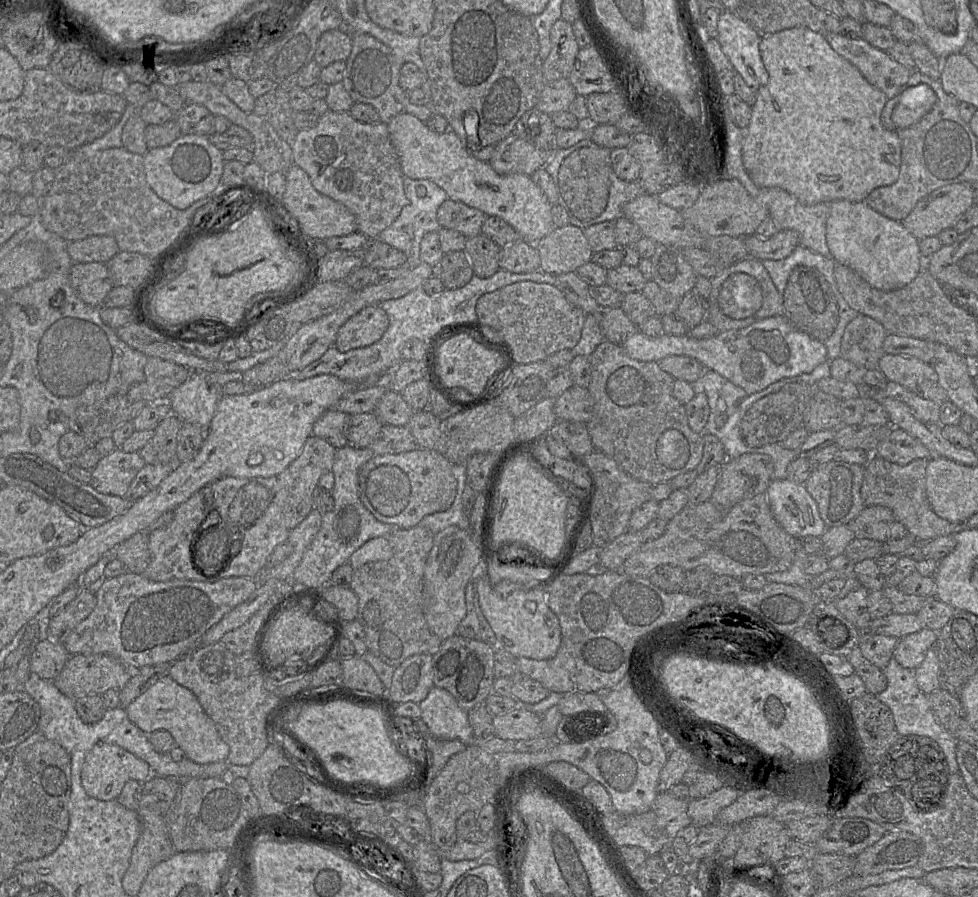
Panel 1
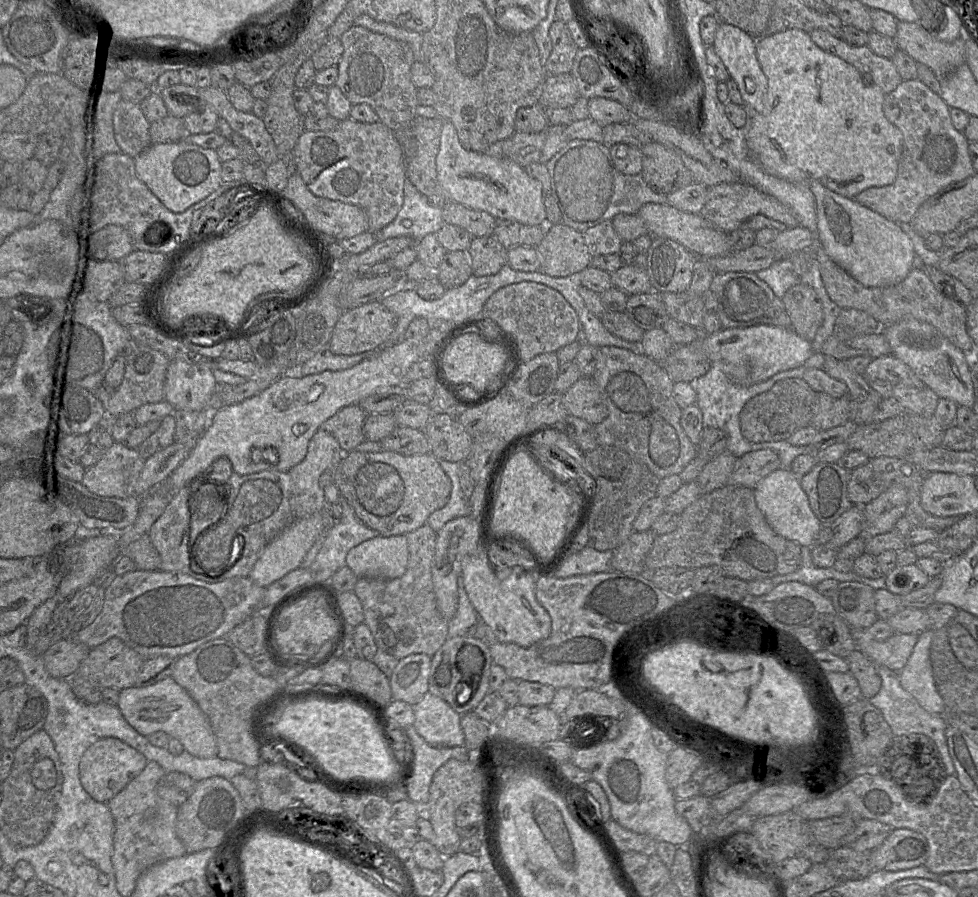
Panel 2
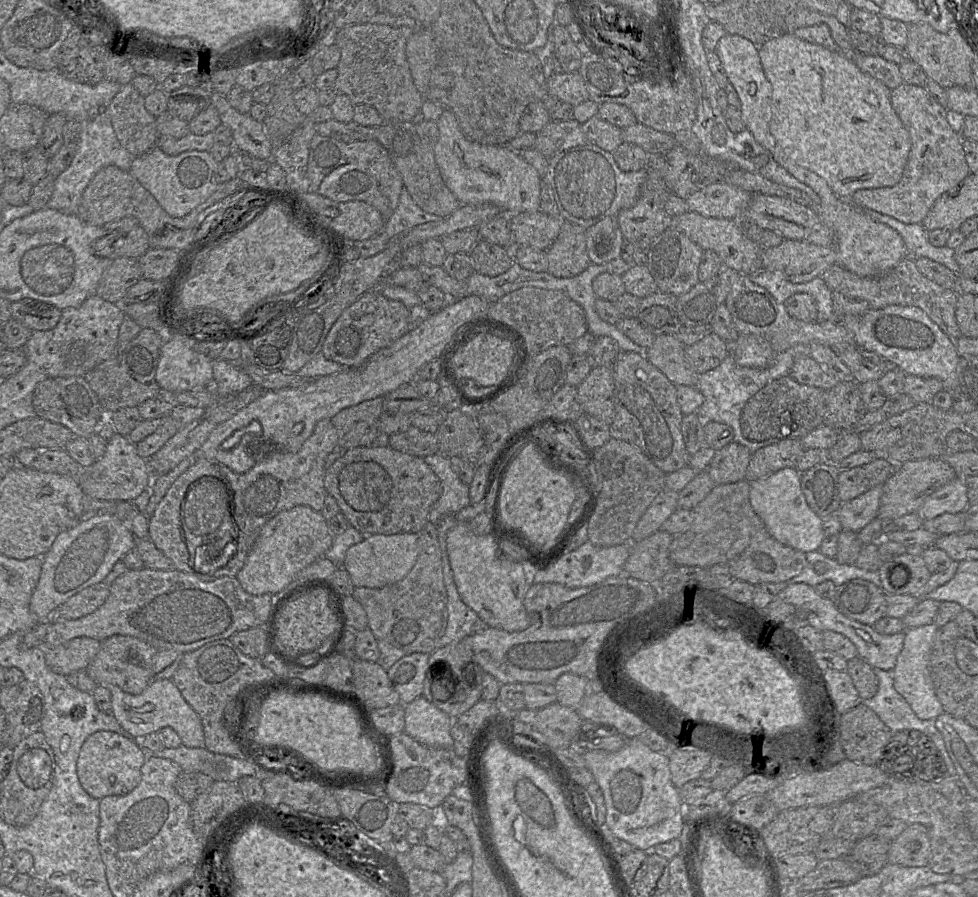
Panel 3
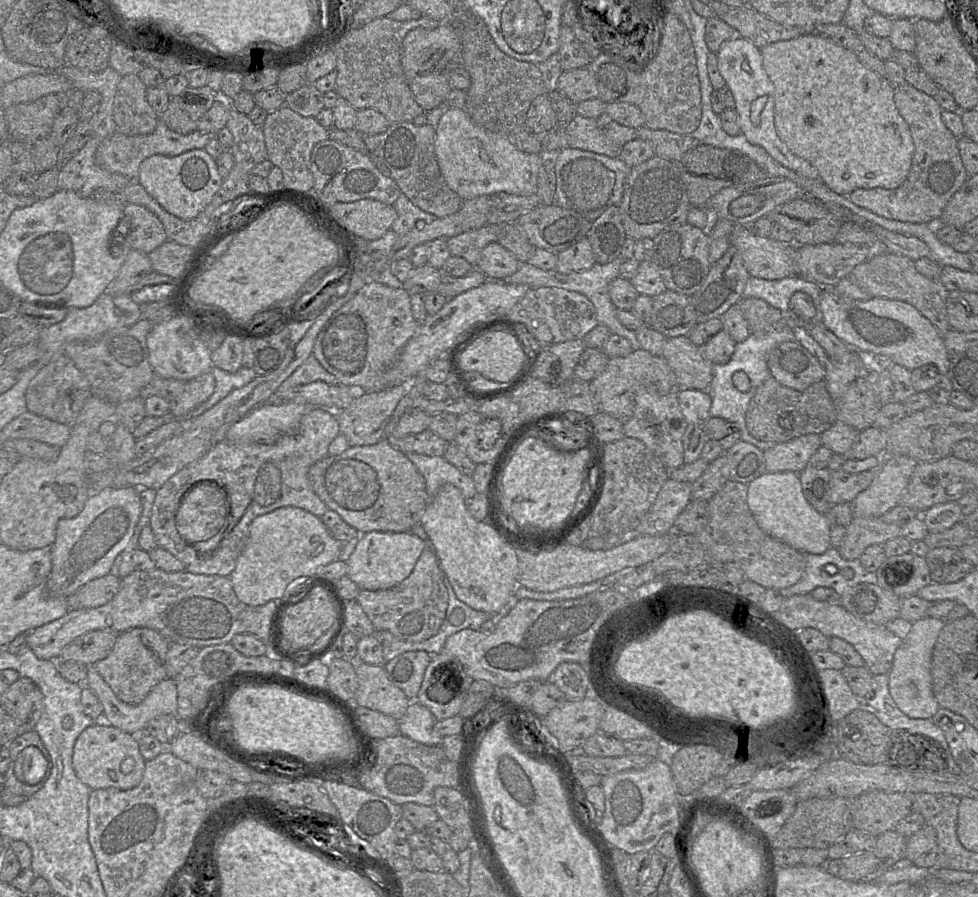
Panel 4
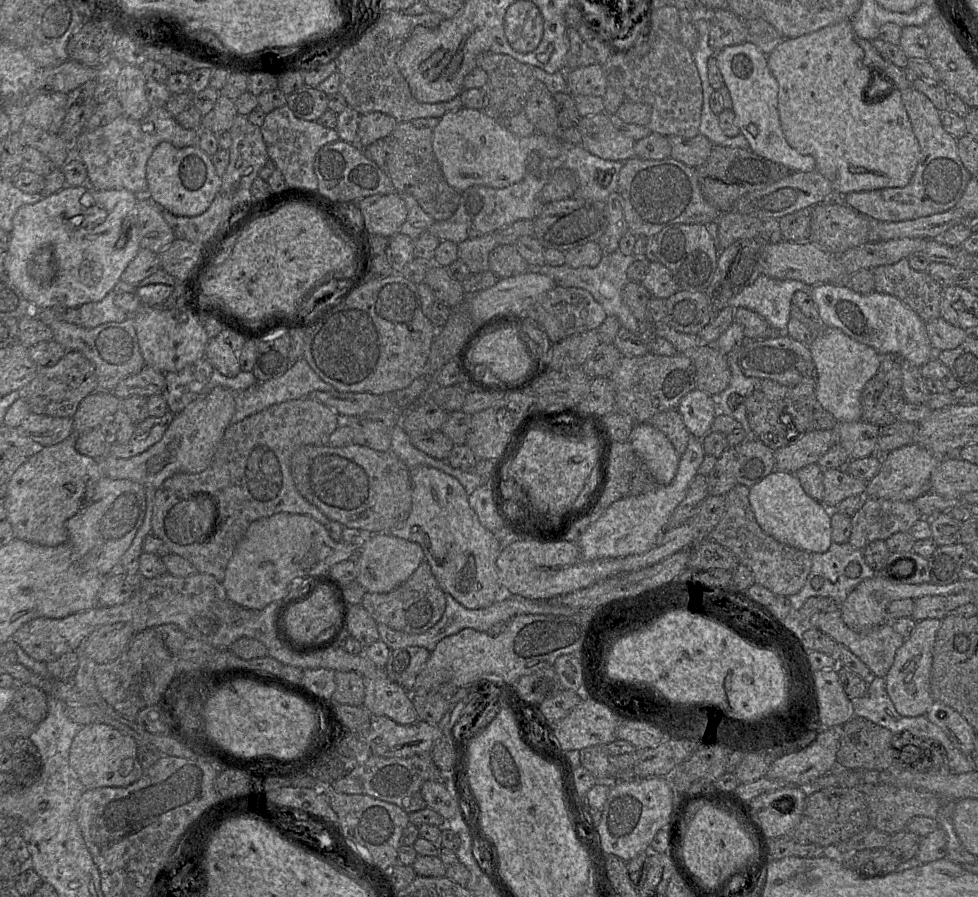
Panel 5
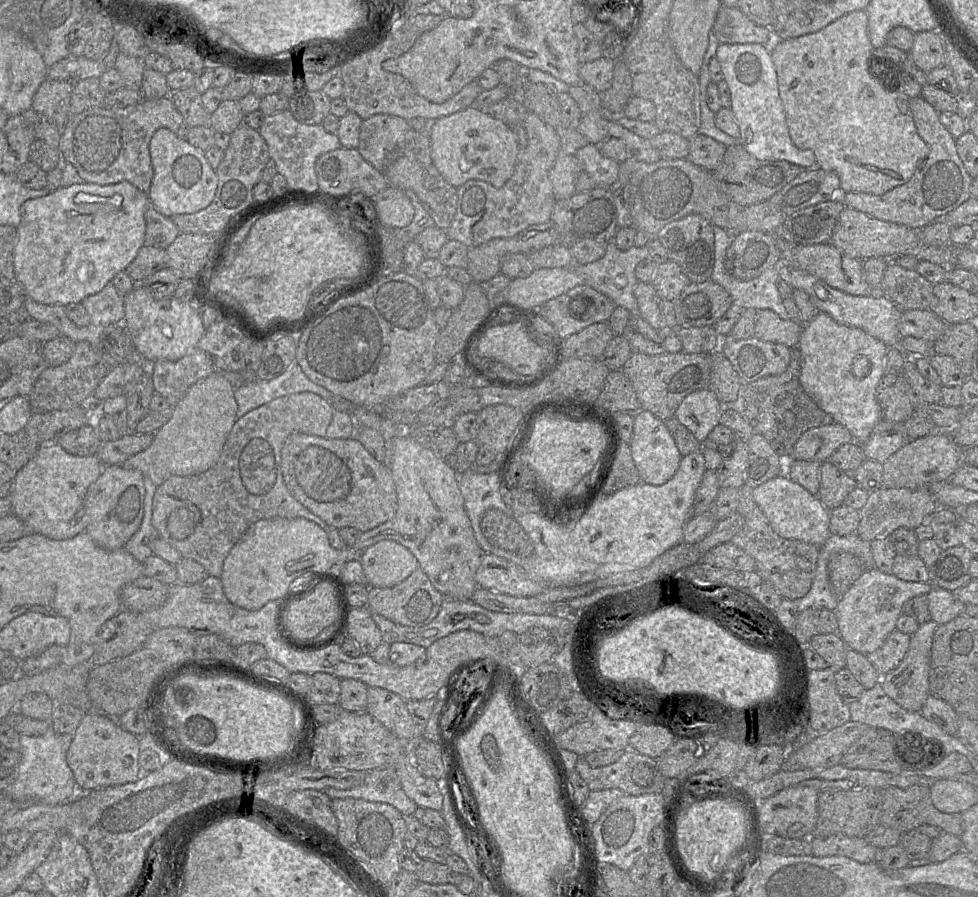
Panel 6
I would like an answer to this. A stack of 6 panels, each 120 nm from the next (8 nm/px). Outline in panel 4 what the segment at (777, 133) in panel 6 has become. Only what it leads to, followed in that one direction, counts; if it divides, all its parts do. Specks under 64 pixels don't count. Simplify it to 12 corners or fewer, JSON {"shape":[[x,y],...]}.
{"shape":[[740,36],[716,52],[738,126],[782,166],[818,170],[776,133],[775,87],[762,54]]}

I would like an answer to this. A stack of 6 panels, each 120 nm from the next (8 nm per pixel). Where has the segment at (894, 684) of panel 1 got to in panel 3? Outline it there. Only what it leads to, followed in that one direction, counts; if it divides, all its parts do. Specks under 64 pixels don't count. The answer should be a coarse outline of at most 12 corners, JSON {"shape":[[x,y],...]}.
{"shape":[[874,668],[879,689],[860,700],[894,733],[918,730],[957,779],[935,719],[921,720],[895,690],[891,671]]}

